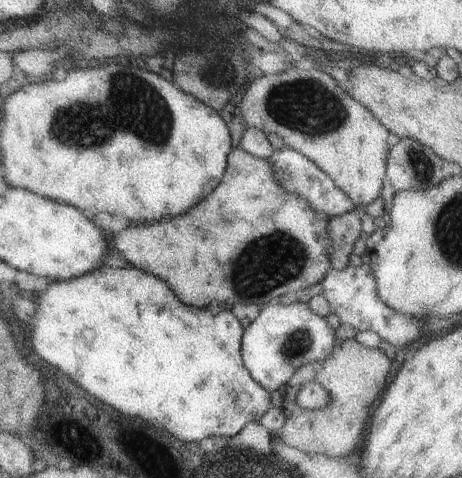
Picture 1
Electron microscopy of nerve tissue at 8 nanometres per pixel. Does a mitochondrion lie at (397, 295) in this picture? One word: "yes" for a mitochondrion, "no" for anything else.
no

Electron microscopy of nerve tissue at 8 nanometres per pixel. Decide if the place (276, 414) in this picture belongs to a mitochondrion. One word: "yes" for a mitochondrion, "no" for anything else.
no

